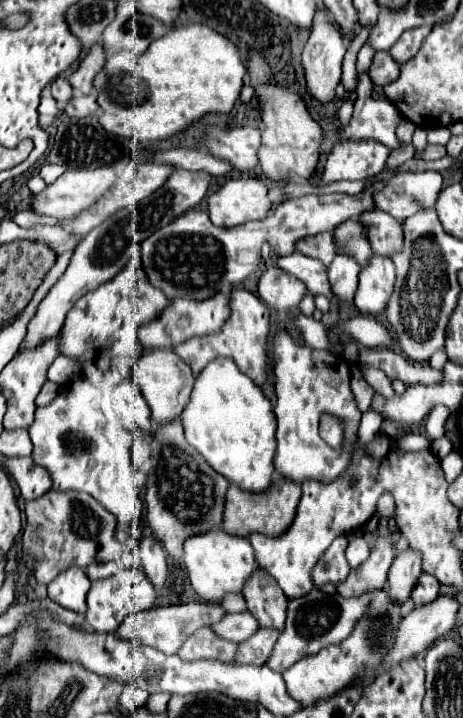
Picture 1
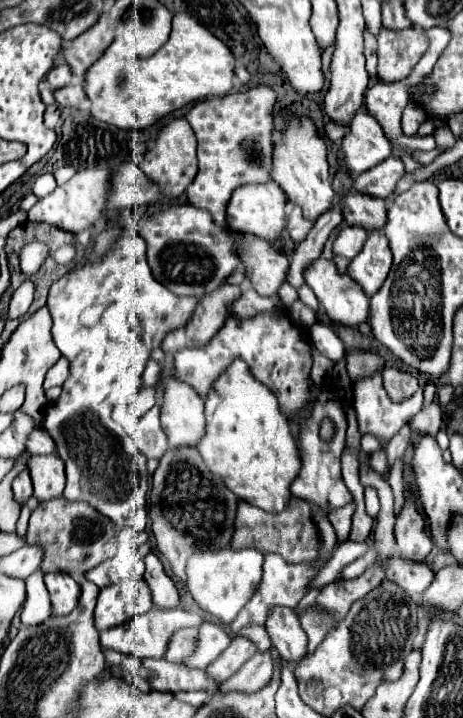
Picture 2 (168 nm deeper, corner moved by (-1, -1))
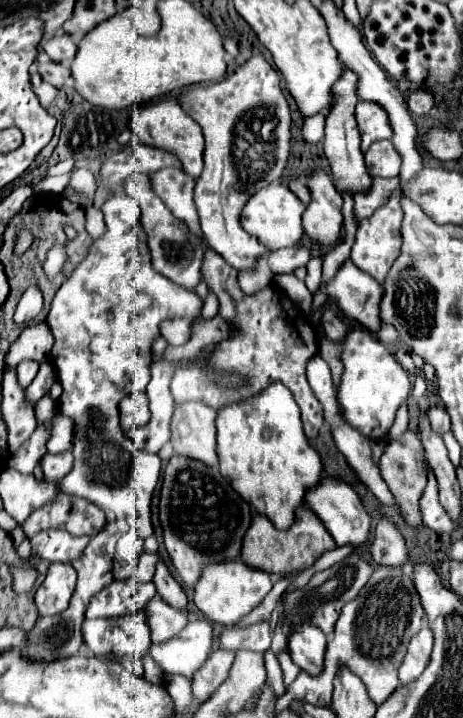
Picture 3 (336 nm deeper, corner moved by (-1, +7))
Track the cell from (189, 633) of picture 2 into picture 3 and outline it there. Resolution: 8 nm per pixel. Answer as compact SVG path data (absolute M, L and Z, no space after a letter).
M156 595L148 607L146 613L150 617L150 631L152 631L152 643L166 643L166 639L172 639L174 635L178 635L178 631L182 631L182 627L186 627L188 623L188 615L182 609L174 609L168 603L162 601L160 595Z

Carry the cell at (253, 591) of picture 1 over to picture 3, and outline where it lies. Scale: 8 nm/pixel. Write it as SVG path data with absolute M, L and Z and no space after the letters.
M302 623L294 627L288 637L288 653L292 661L310 675L318 675L322 671L326 651L326 635L318 631L312 623Z

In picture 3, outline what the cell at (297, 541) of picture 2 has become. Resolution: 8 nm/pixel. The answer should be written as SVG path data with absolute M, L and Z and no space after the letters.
M300 505L296 511L296 519L288 529L276 529L270 519L264 515L254 515L250 529L242 539L240 559L250 563L250 567L260 567L270 575L298 575L306 567L310 567L324 551L334 549L336 543L332 535L322 527L322 521L308 509L308 505Z

